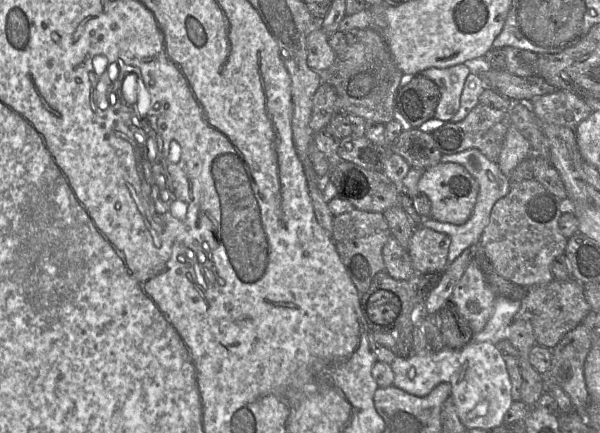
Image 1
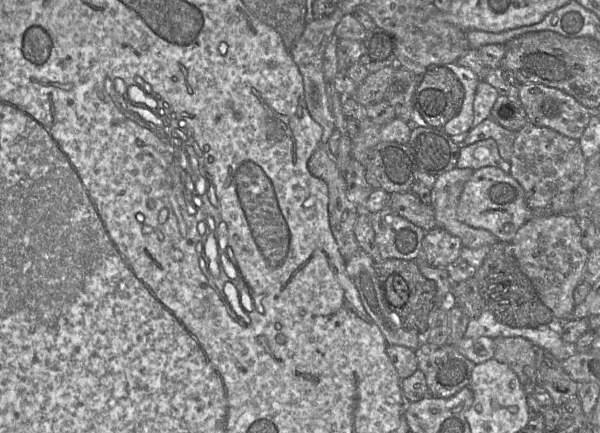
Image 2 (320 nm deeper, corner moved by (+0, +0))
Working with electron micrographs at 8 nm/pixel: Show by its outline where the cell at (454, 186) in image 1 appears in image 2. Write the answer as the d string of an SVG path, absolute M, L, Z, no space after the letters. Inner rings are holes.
M483 167L475 170L466 182L457 206L458 219L474 228L492 233L498 241L511 243L517 231L534 215L520 184L499 168Z

